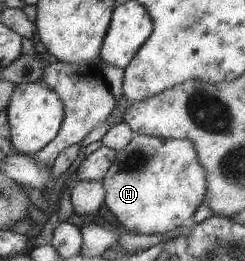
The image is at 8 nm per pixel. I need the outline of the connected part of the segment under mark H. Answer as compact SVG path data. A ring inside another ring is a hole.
M138 134L126 149L118 151L116 162L104 179L107 189L106 203L118 222L128 230L144 235L166 234L191 222L200 205L208 199L210 182L210 173L200 161L199 148L192 139L167 139Z

